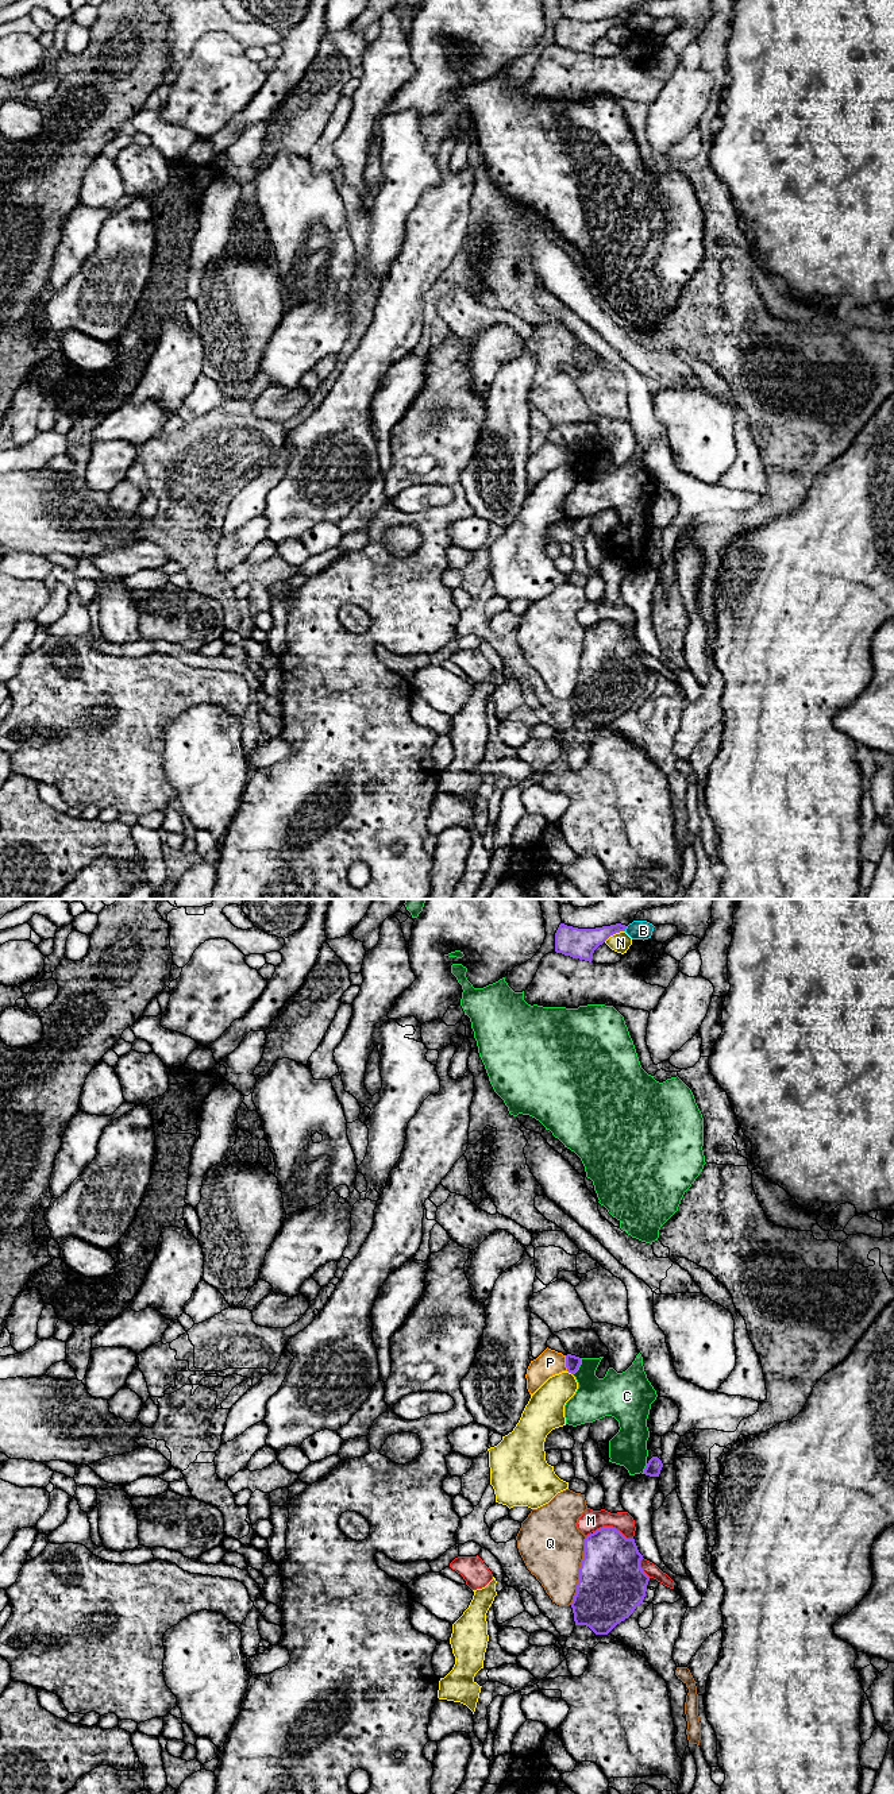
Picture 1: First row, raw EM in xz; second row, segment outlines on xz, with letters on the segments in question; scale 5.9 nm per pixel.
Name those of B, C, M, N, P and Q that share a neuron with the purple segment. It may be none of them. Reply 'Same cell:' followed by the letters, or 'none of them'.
Same cell: none of them

